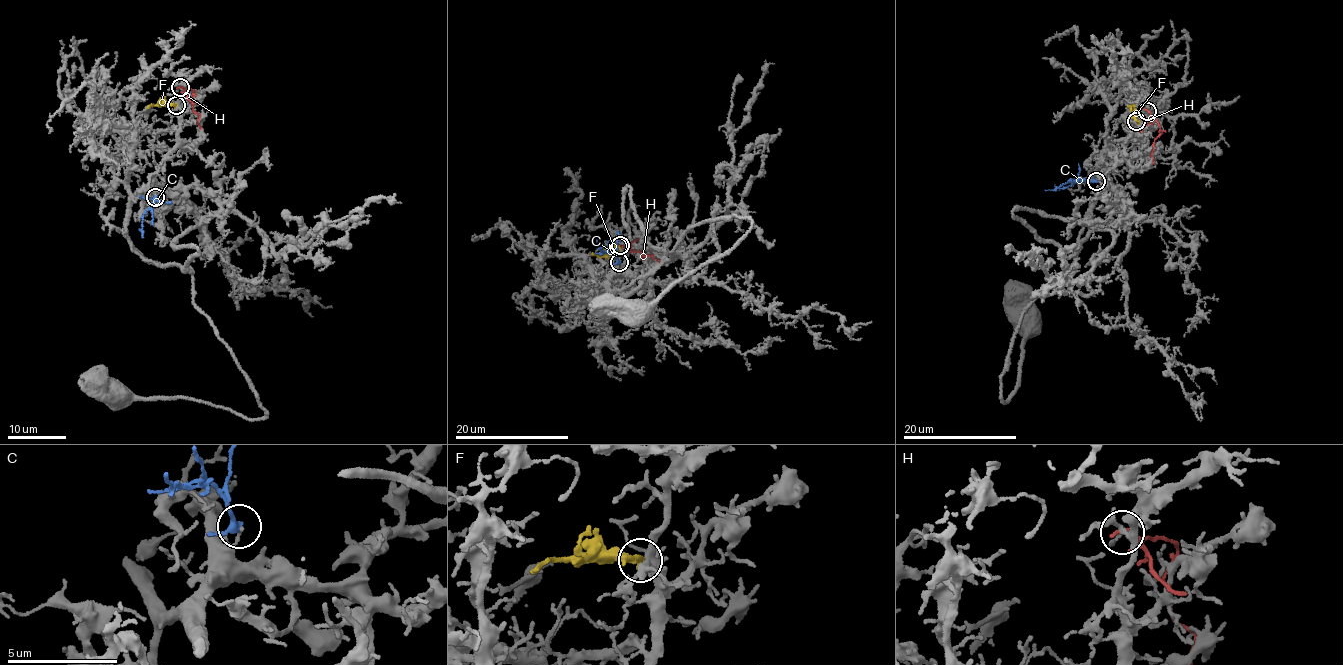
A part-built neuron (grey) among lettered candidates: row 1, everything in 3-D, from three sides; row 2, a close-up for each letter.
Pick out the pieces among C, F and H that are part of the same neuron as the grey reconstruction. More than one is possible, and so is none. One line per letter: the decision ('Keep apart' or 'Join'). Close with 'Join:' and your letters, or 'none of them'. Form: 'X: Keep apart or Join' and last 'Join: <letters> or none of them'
C: Keep apart
F: Join
H: Keep apart
Join: F

